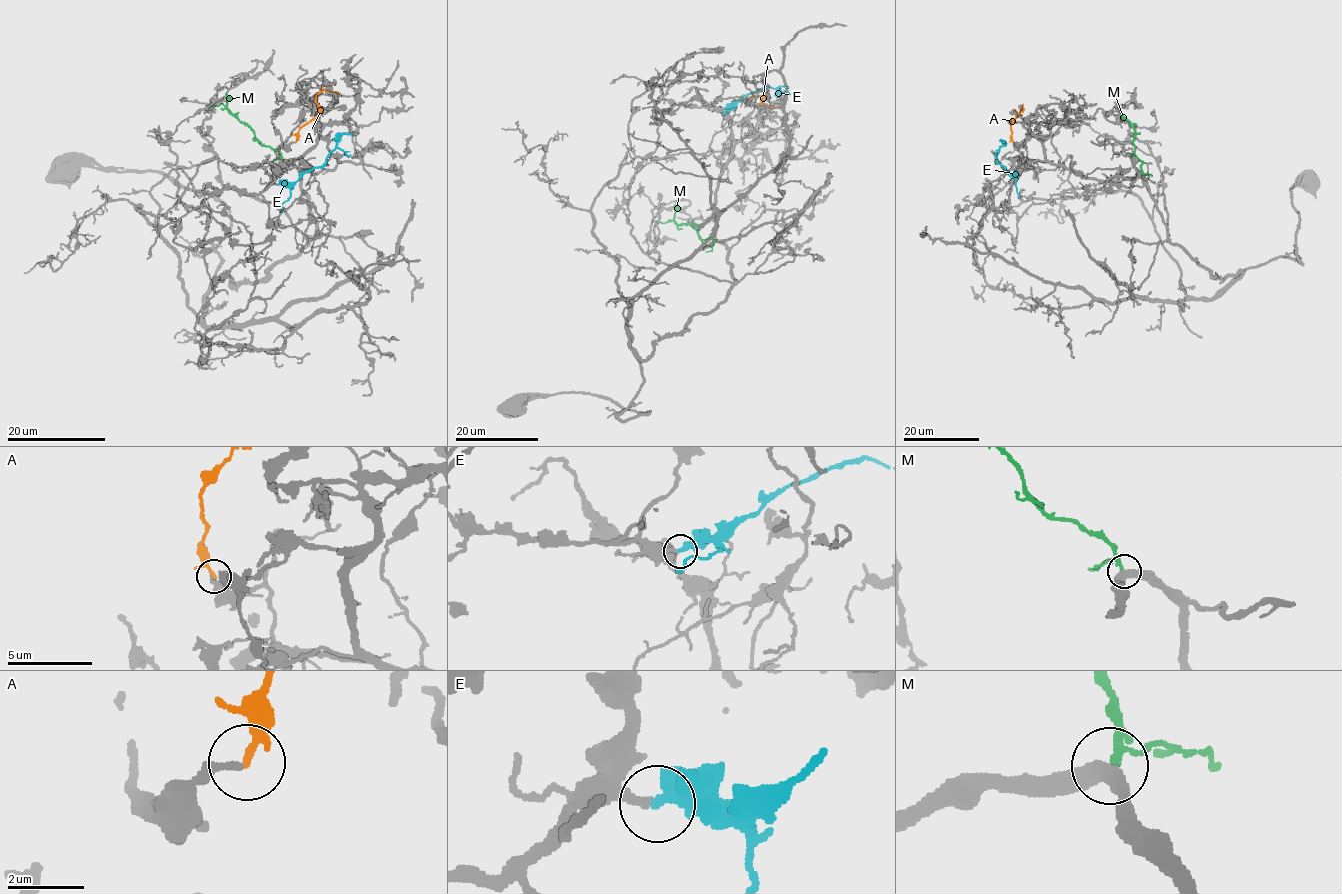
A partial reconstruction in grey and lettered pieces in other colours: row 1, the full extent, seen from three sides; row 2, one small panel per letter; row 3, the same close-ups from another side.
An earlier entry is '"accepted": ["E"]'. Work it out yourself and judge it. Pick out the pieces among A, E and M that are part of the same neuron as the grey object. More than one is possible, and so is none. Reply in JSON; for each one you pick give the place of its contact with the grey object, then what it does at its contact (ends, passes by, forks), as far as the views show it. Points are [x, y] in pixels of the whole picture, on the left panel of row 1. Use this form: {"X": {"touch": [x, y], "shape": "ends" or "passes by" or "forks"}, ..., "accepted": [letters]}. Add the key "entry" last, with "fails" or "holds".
{"E": {"touch": [278, 184], "shape": "passes by"}, "accepted": ["E"], "entry": "holds"}

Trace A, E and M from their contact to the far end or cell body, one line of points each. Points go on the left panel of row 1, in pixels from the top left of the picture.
A: (296, 141), (298, 131), (317, 115), (315, 96), (324, 90), (338, 93)
E: (278, 184), (291, 185), (307, 171), (321, 166), (344, 133), (352, 134)
M: (284, 160), (276, 151), (257, 141), (255, 132), (227, 109), (225, 93)

